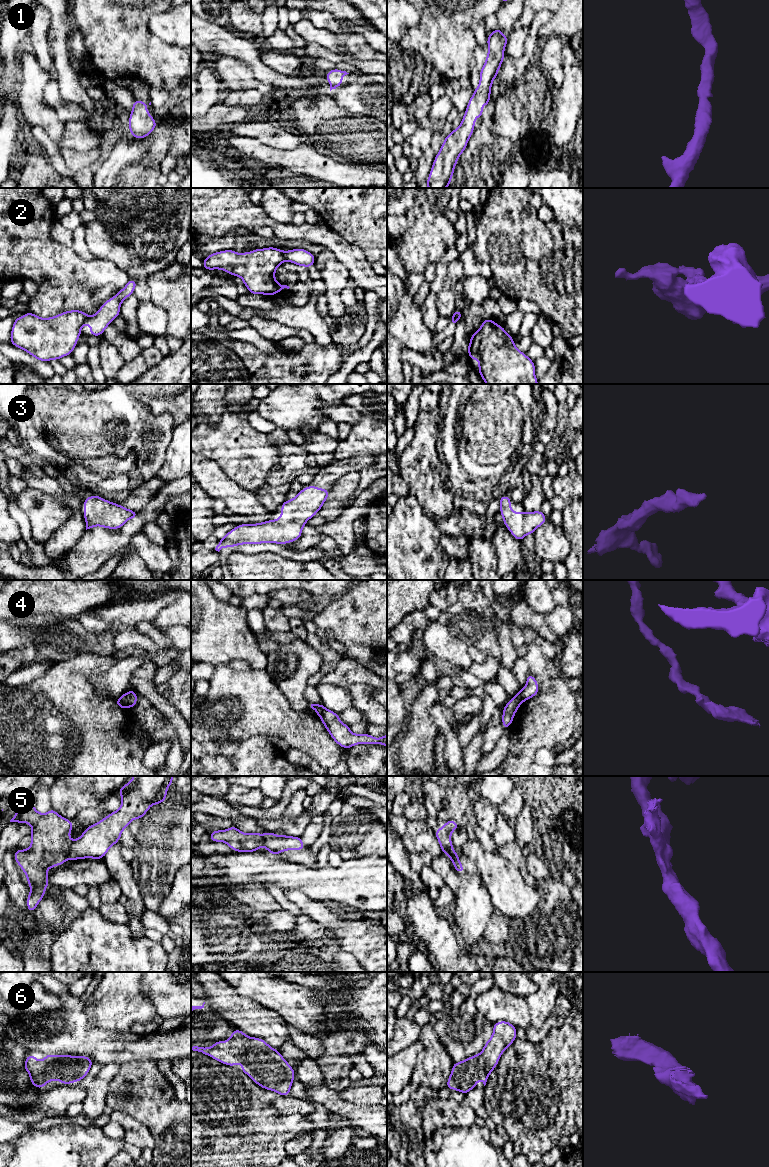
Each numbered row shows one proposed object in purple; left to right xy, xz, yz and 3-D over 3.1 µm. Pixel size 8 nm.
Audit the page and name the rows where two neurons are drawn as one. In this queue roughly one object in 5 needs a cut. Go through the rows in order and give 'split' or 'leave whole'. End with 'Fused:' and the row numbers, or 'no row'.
1: leave whole
2: split
3: leave whole
4: split
5: split
6: leave whole
Fused: 2, 4, 5

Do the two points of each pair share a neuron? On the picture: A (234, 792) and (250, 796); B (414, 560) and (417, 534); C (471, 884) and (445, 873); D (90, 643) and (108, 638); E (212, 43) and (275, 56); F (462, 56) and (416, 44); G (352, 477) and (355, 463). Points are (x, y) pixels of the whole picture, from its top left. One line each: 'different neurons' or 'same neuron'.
A: same neuron
B: same neuron
C: different neurons
D: same neuron
E: different neurons
F: same neuron
G: different neurons

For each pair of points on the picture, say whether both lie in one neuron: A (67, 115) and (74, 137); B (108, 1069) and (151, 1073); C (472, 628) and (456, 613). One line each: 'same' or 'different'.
A: different
B: different
C: same

